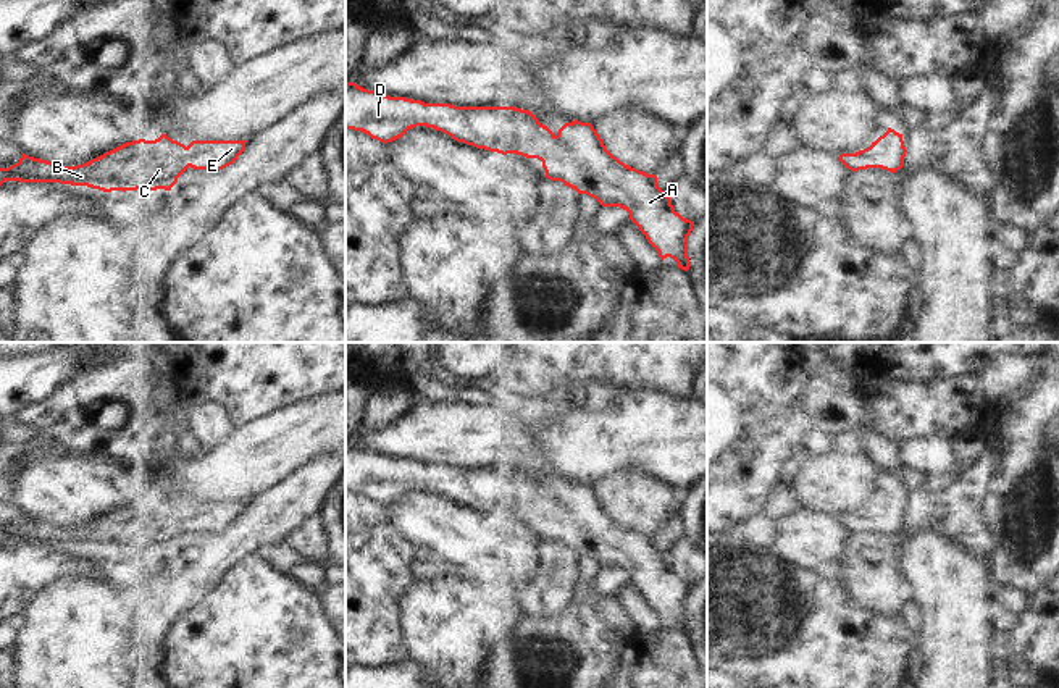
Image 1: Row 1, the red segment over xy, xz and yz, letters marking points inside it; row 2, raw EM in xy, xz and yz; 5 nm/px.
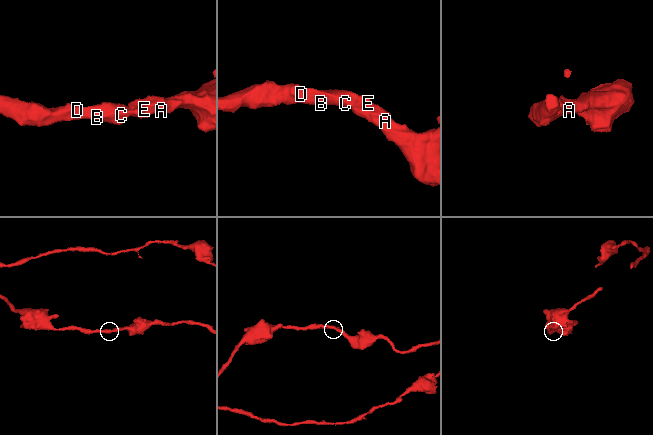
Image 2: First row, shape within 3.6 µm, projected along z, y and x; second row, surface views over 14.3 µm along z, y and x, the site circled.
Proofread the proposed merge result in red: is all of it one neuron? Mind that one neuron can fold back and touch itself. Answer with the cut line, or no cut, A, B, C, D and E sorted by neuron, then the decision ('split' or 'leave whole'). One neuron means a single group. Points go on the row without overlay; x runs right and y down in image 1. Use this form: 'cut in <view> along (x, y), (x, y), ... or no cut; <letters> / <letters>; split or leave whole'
no cut; A B C D E; leave whole

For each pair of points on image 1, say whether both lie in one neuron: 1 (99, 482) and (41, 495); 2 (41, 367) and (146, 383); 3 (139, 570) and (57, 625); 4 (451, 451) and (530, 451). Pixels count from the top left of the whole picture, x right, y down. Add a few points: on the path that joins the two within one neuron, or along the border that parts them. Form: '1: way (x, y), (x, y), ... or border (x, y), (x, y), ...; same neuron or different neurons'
1: way (84, 488), (55, 488); same neuron
2: border (92, 359), (47, 396); different neurons
3: border (118, 575), (131, 585), (162, 587); different neurons
4: way (470, 451), (510, 451); same neuron

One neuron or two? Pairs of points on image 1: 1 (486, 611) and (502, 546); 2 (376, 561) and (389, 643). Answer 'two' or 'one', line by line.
1: two
2: one

